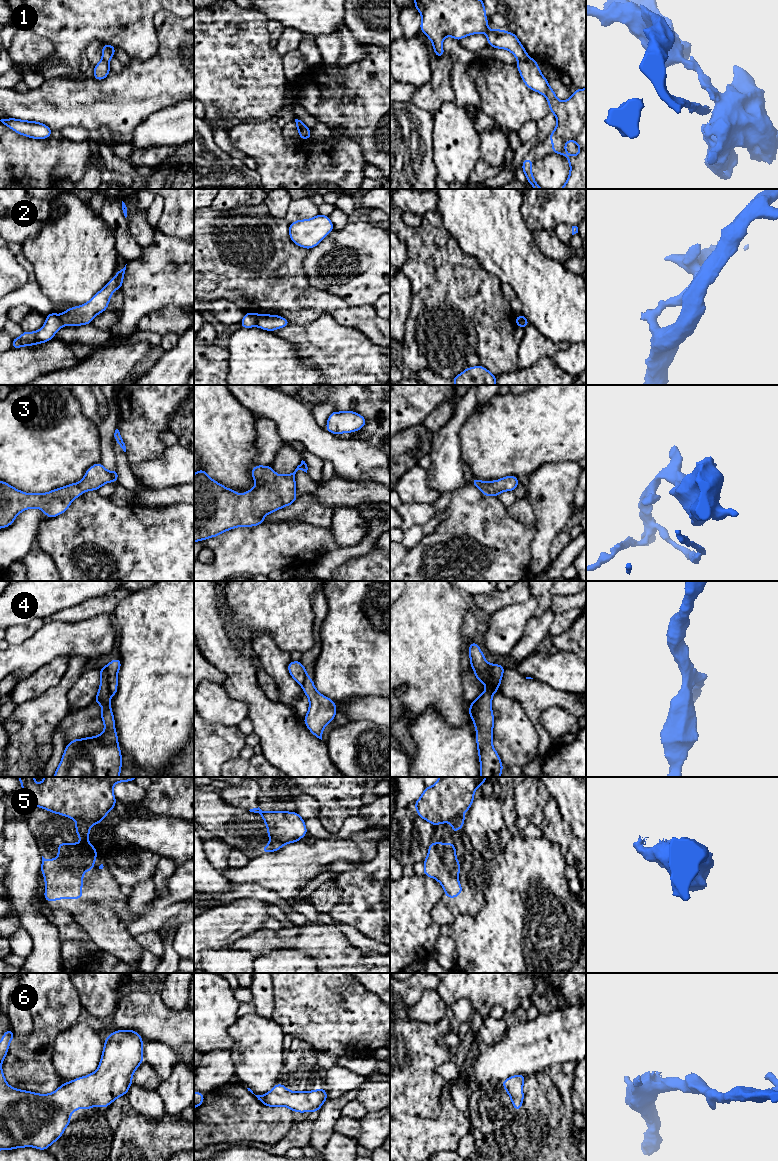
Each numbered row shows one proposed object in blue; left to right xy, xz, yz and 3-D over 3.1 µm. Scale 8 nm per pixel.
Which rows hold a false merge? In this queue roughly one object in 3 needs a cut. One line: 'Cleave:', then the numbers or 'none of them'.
Cleave: 1, 2, 4, 5

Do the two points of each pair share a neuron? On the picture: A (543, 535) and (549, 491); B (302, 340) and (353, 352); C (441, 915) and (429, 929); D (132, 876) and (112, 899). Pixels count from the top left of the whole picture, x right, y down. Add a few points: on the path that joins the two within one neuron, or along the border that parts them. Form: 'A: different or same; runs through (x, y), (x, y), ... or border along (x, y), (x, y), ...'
A: same; runs through (549, 524), (549, 502)
B: same; runs through (315, 341), (324, 341), (340, 352)
C: different; border along (441, 899), (431, 912), (431, 917), (440, 926)
D: different; border along (107, 868), (110, 875), (119, 884)

